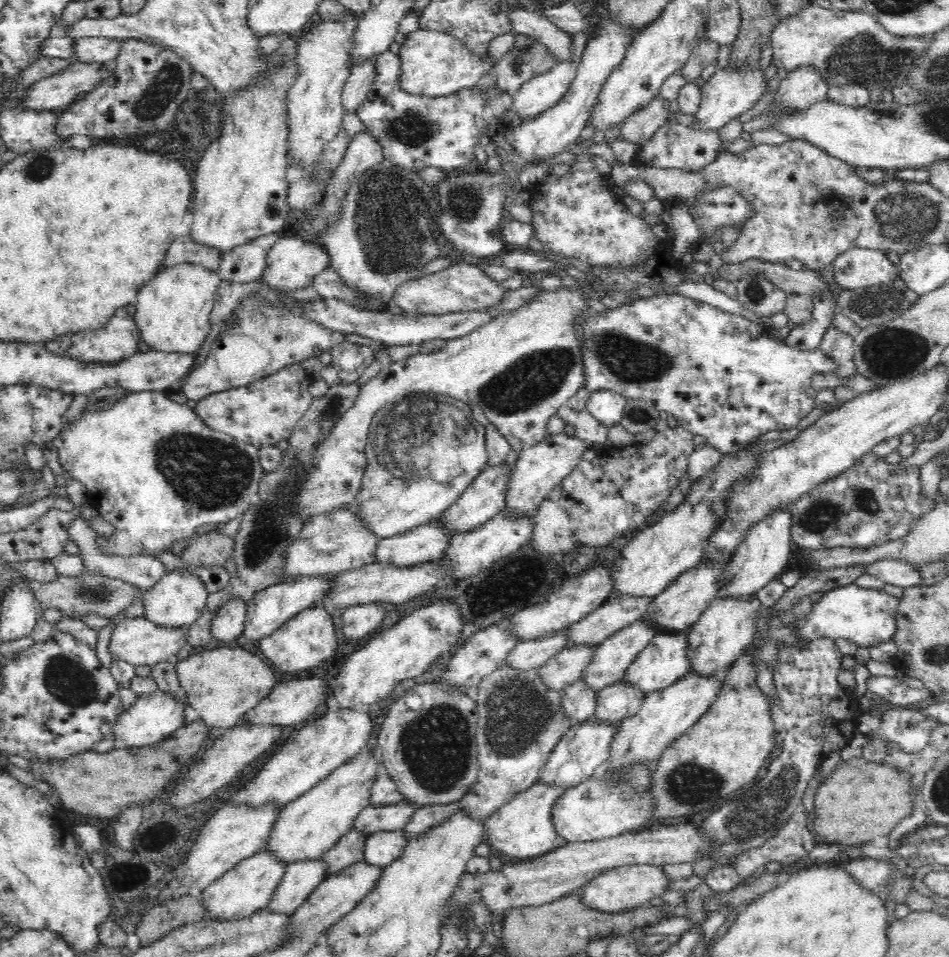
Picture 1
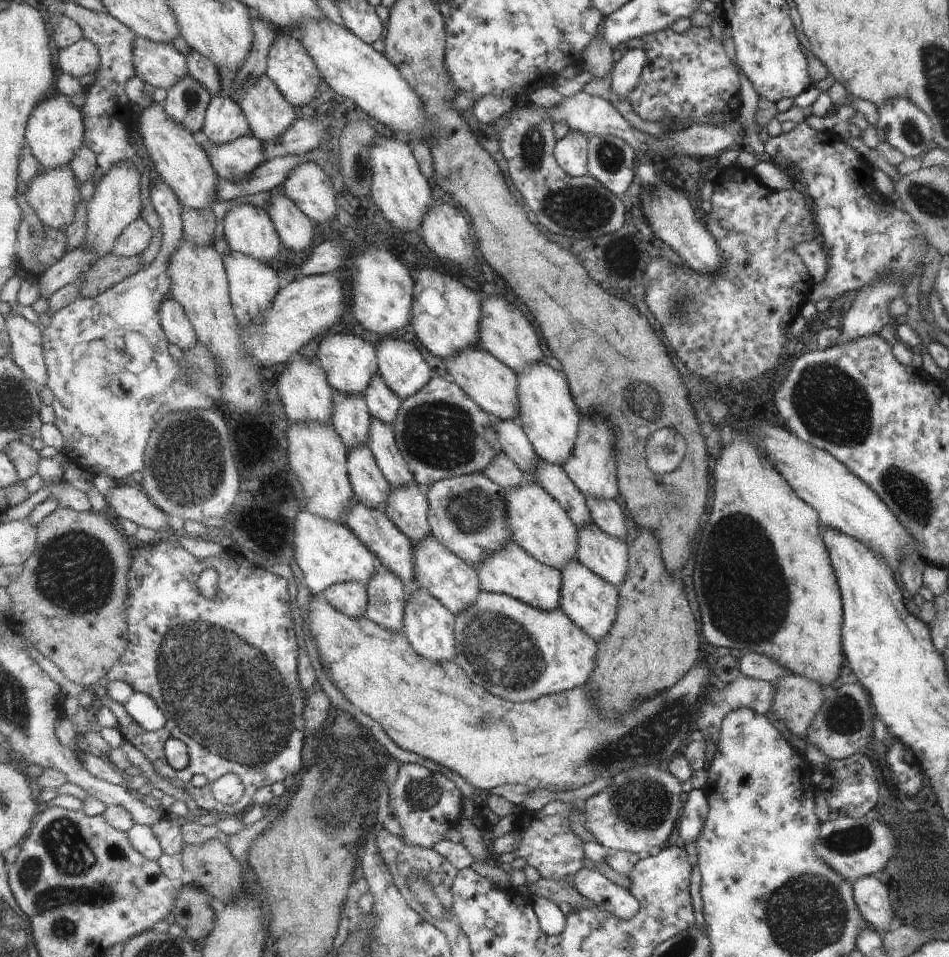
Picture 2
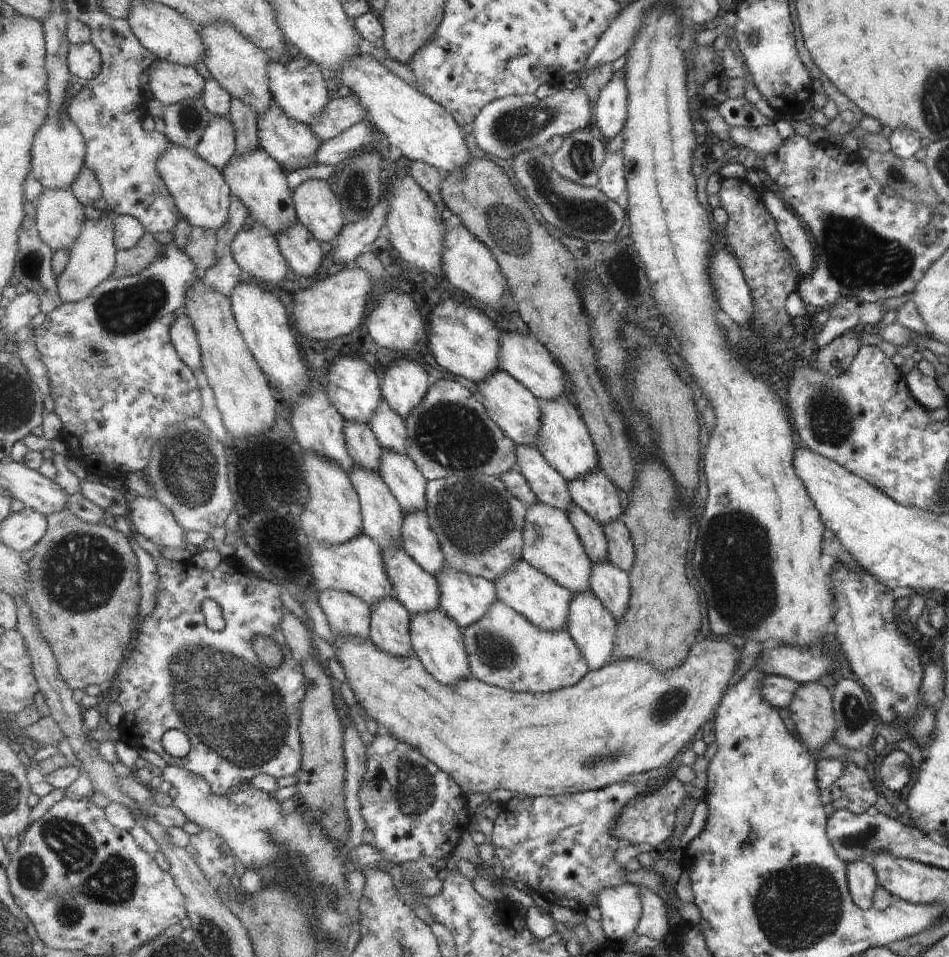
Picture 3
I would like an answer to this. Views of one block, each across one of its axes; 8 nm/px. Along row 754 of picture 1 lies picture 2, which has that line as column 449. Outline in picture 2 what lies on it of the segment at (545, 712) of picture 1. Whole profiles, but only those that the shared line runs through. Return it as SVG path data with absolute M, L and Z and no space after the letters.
M471 473L460 477L451 477L433 483L426 489L428 496L429 524L432 535L443 546L449 547L459 558L465 559L472 566L477 566L484 561L488 554L503 549L512 540L512 526L509 521L509 512L506 502L506 489L493 482L485 473Z

